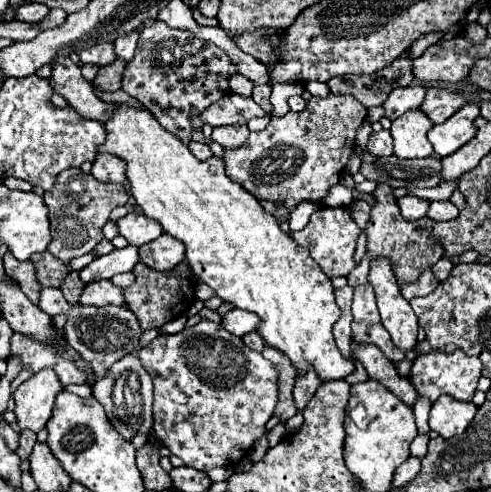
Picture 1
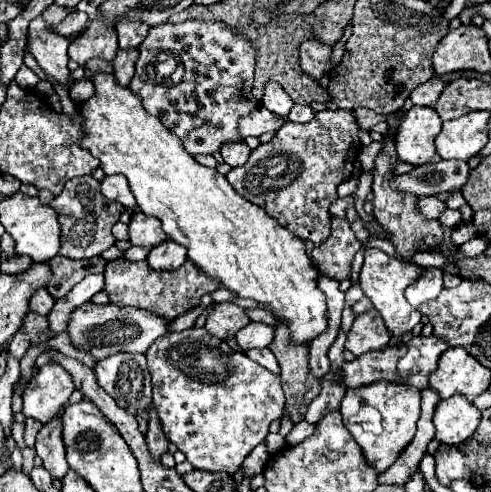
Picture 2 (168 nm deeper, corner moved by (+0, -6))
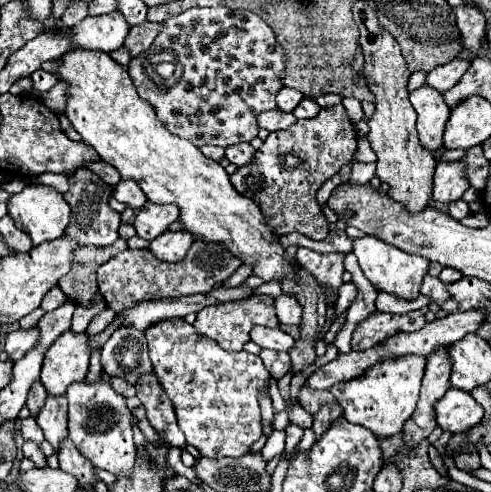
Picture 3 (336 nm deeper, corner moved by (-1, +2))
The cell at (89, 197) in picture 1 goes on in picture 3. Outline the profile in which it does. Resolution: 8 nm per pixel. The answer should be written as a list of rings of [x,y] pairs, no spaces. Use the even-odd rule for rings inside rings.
[[[88,168],[76,170],[68,178],[68,182],[70,182],[70,190],[64,194],[64,198],[70,204],[72,214],[64,238],[76,240],[80,246],[110,246],[118,238],[118,226],[120,226],[120,214],[114,212],[108,204],[112,186],[108,186],[98,174],[94,174]]]

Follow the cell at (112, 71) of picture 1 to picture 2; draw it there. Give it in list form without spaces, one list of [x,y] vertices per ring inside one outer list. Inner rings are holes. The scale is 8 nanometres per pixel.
[[[139,48],[119,50],[119,52],[117,52],[117,58],[113,60],[113,66],[115,66],[115,72],[113,72],[113,74],[117,76],[117,82],[119,82],[119,84],[127,86],[129,80],[133,78],[137,56],[139,56]]]

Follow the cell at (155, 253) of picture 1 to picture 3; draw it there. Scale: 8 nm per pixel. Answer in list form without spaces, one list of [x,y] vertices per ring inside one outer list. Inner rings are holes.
[[[164,232],[150,242],[150,252],[162,262],[180,262],[194,238],[188,232]]]

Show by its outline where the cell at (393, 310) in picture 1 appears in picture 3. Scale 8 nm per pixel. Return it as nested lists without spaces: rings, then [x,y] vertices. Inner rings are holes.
[[[364,236],[354,240],[354,254],[358,258],[358,264],[364,272],[364,276],[372,282],[372,286],[378,292],[386,292],[392,294],[396,298],[402,300],[416,300],[420,294],[420,284],[424,274],[428,272],[430,262],[422,256],[414,256],[414,254],[406,254],[400,248],[394,248],[374,236]]]

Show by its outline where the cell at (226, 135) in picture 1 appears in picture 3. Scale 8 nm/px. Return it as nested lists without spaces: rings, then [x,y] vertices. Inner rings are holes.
[[[244,142],[244,144],[234,144],[234,146],[228,146],[228,148],[226,148],[226,158],[228,158],[232,164],[236,164],[236,166],[248,164],[250,158],[252,158],[252,154],[254,154],[254,148],[252,148],[252,144],[248,144],[248,142]]]

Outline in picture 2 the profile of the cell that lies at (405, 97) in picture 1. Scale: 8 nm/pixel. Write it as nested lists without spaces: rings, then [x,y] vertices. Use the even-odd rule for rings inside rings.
[[[435,76],[435,78],[431,78],[429,82],[421,84],[417,90],[413,90],[409,98],[411,98],[413,104],[417,104],[417,106],[435,106],[435,104],[437,104],[437,98],[439,98],[441,92],[445,90],[445,86],[447,86],[447,82],[445,82],[443,78],[439,78],[439,76]]]

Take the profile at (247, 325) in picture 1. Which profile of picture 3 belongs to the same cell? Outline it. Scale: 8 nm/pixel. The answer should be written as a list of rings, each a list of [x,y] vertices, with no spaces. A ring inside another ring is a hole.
[[[254,326],[250,332],[252,342],[256,342],[260,348],[270,348],[270,350],[284,350],[288,352],[294,346],[294,338],[280,328],[266,328],[266,326]]]

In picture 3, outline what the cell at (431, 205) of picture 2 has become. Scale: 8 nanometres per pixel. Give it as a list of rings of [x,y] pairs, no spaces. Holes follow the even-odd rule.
[[[440,162],[434,174],[434,190],[432,198],[436,202],[454,202],[462,198],[464,190],[468,188],[468,180],[464,178],[464,164],[462,162]]]

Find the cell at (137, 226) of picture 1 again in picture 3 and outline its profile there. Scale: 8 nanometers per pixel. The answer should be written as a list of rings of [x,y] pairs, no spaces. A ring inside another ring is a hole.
[[[146,202],[134,220],[136,236],[140,236],[144,240],[154,240],[162,232],[166,232],[168,226],[176,220],[178,220],[178,208],[174,204],[160,206],[160,204]]]

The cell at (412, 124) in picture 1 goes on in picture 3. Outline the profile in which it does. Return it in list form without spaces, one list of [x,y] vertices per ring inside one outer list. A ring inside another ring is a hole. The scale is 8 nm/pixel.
[[[418,88],[410,94],[410,102],[414,110],[418,112],[418,138],[420,144],[428,150],[438,150],[442,146],[442,132],[450,116],[450,108],[446,106],[440,92],[434,92],[434,88]]]

